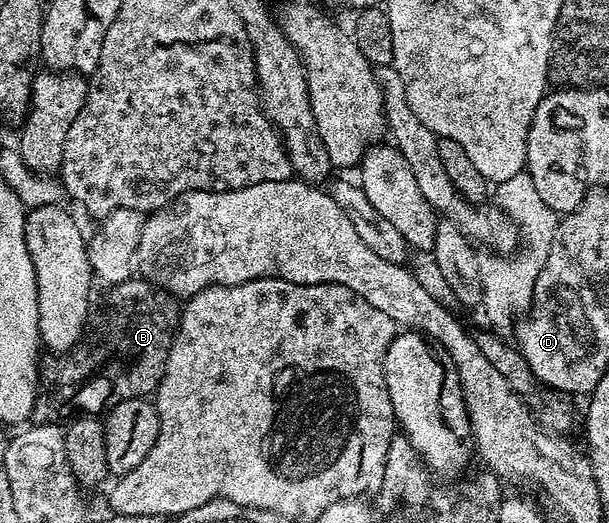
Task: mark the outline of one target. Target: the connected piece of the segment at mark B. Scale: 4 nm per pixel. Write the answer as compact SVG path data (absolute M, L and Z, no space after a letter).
M132 276L129 281L122 281L116 285L110 286L109 292L111 297L115 300L115 305L119 310L115 313L115 326L111 329L111 341L103 341L99 346L96 347L92 353L86 353L82 347L76 348L70 355L63 355L58 358L59 365L46 366L45 372L41 377L41 385L47 393L52 397L53 400L59 401L55 405L57 412L63 416L63 419L70 418L72 414L76 413L79 415L99 415L104 411L109 411L117 403L121 403L125 399L133 399L134 397L146 398L148 395L154 394L155 390L158 389L161 379L163 378L163 372L165 371L165 363L169 359L169 351L173 347L173 339L175 338L175 332L179 330L179 315L181 312L180 302L176 297L169 291L165 291L161 287L157 287L152 281L144 281L142 276Z

